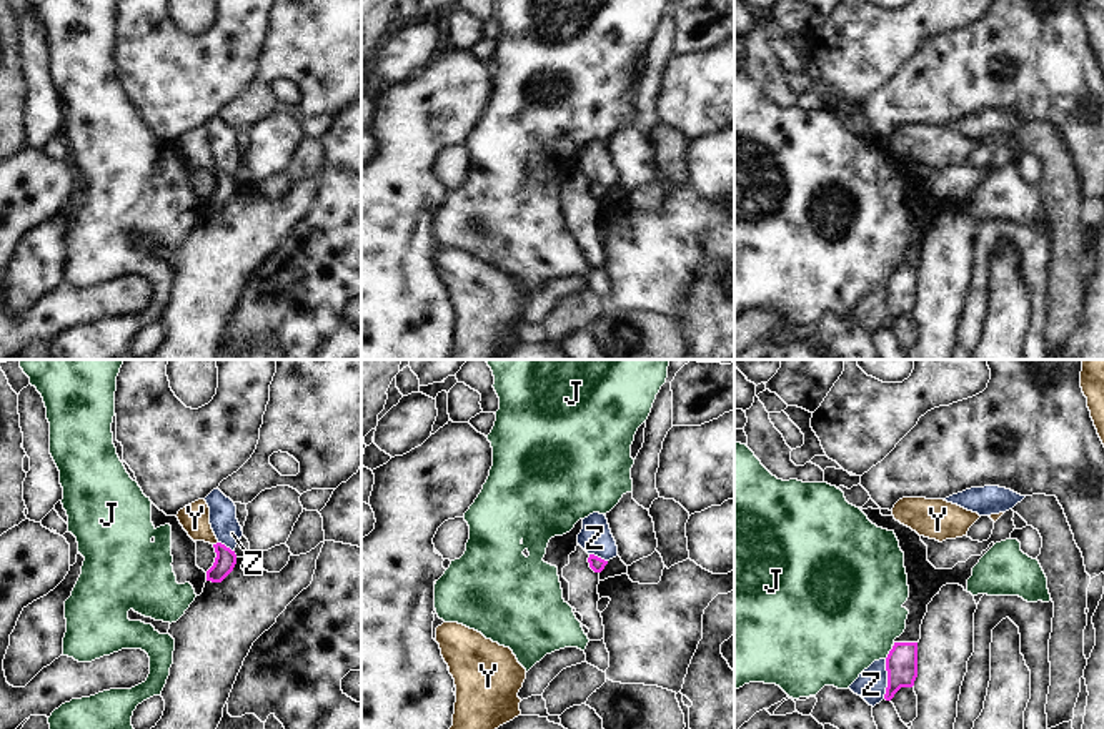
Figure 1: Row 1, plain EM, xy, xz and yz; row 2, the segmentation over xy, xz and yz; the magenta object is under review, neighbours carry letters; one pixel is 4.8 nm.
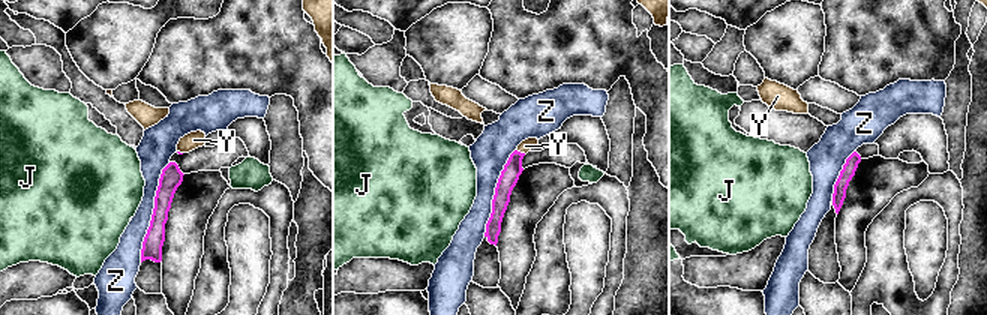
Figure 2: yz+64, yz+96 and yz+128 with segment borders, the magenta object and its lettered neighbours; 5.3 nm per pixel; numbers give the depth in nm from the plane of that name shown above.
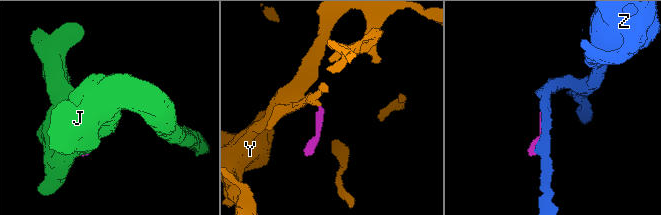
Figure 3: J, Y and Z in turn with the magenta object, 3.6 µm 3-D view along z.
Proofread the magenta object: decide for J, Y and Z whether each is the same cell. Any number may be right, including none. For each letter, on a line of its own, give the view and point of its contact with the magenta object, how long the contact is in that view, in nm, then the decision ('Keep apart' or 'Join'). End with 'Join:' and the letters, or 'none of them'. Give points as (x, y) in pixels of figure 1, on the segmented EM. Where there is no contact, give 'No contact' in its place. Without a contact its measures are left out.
J: Touches magenta at yz (890, 653). Shared border 80 nm. Keep apart
Y: Touches magenta at xy (217, 543). Shared border 30 nm. Join
Z: Touches magenta at yz (888, 679). Shared border 190 nm. Keep apart
Join: Y

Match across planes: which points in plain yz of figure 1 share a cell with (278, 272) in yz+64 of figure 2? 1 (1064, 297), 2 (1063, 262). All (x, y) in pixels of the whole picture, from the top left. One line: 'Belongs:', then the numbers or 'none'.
Belongs: none

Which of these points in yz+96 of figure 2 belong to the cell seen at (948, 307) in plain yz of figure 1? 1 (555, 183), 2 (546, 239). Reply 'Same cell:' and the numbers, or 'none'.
Same cell: 1

